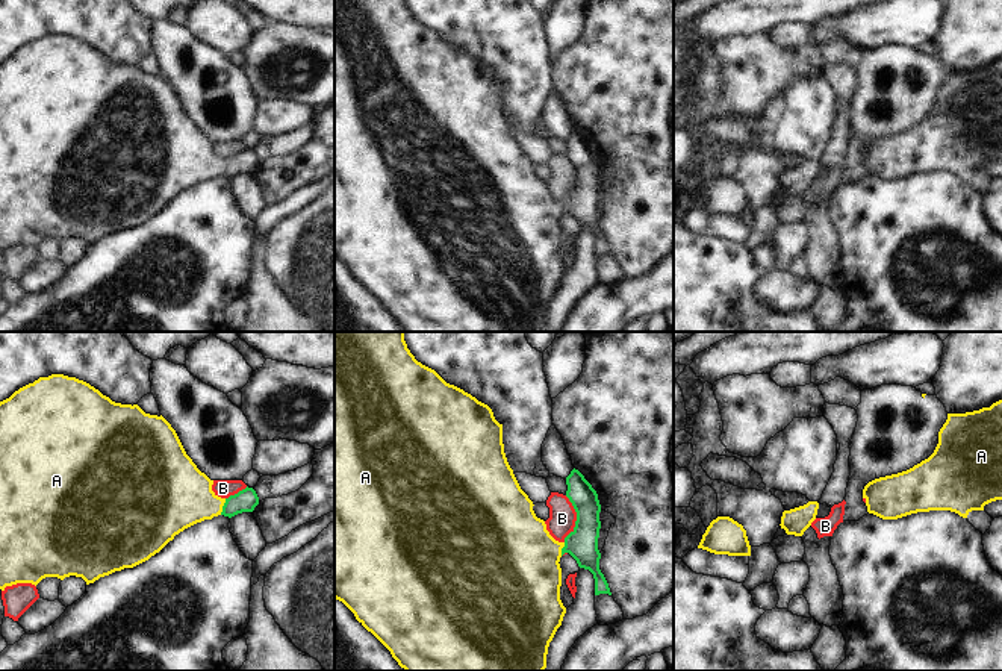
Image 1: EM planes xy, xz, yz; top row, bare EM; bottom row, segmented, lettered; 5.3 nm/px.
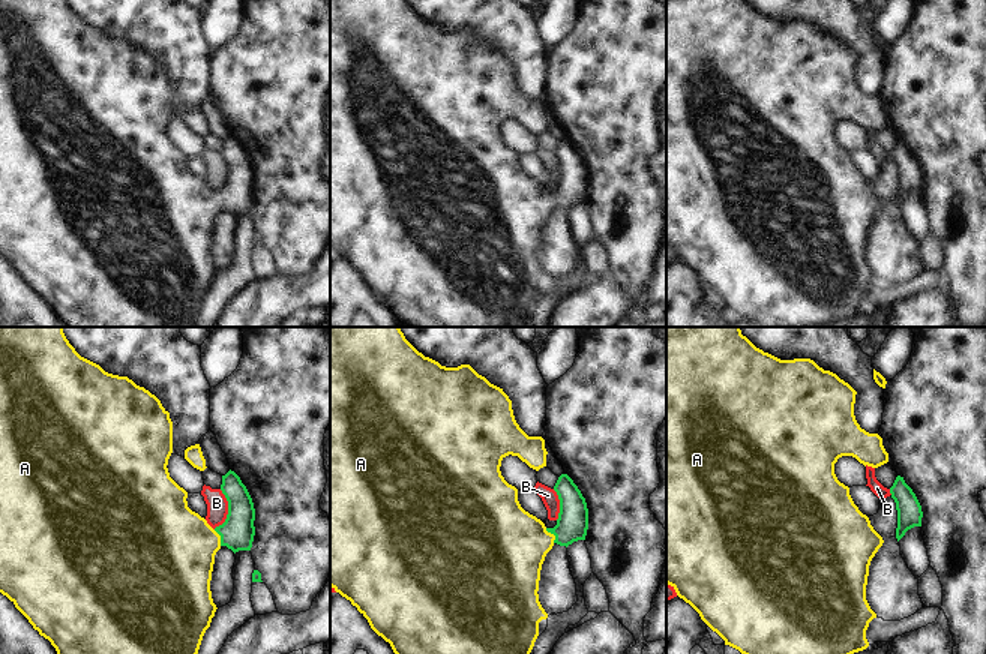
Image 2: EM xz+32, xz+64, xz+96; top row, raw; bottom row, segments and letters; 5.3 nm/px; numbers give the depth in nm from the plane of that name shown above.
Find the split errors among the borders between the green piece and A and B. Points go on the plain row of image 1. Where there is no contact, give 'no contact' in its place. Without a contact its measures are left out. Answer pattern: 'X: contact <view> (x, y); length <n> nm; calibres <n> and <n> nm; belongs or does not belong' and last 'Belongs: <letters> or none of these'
A: contact xy (223, 167); length 90 nm; calibres 120 and 360 nm; belongs
B: contact xz (577, 179); length 240 nm; calibres 170 and 140 nm; does not belong
Belongs: A

